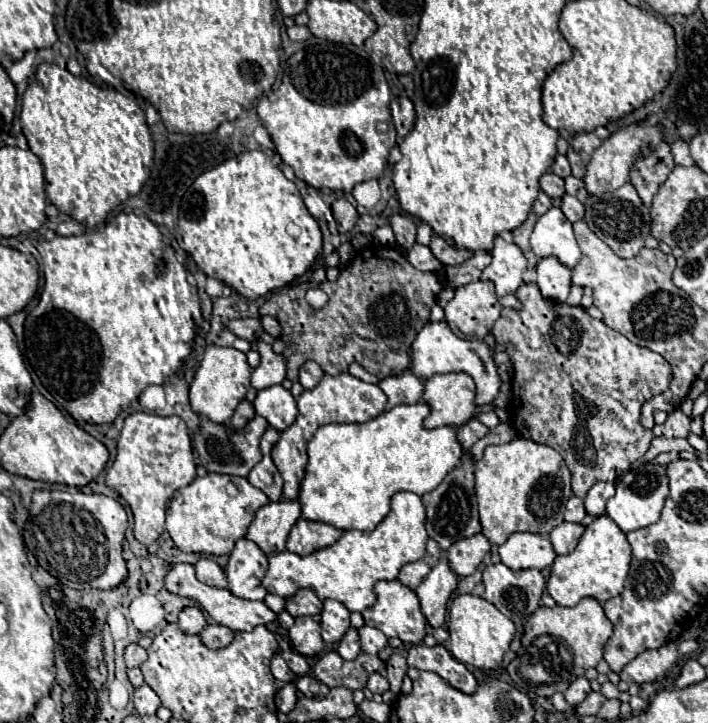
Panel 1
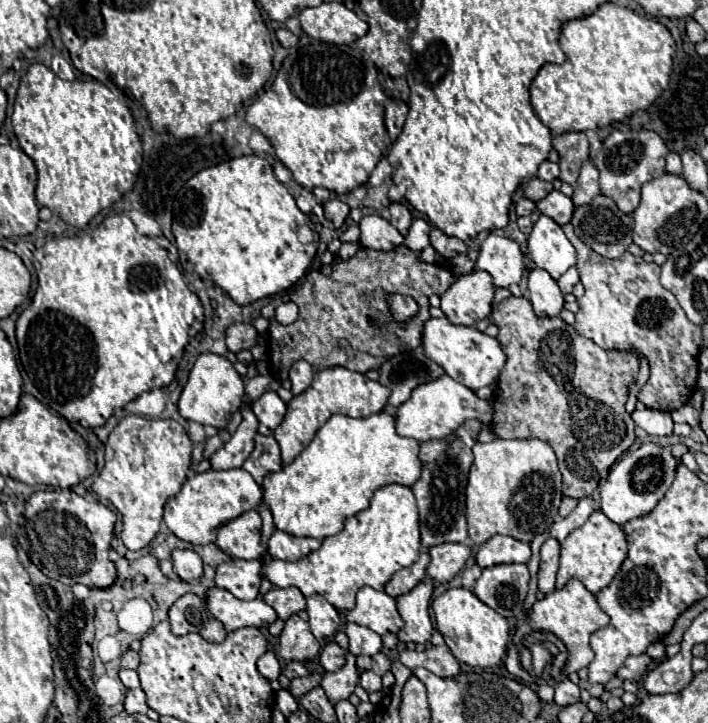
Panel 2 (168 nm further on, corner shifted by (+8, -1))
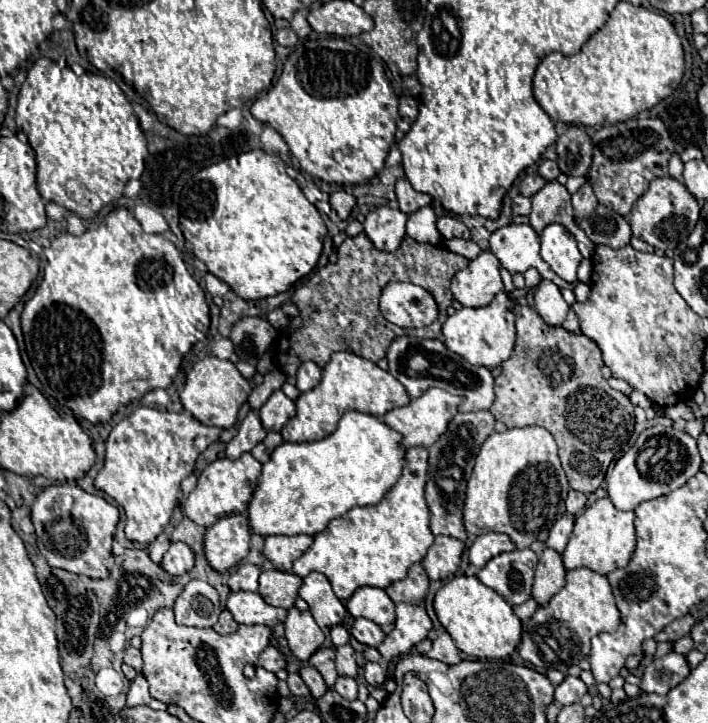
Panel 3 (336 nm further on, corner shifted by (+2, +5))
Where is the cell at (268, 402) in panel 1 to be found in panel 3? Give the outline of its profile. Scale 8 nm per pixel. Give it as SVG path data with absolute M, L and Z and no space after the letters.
M279 389L259 409L261 425L265 431L279 431L295 415L295 403Z

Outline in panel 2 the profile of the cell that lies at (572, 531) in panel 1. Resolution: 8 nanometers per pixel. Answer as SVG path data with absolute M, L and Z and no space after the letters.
M547 539L541 545L541 567L539 567L539 591L551 593L555 589L555 573L559 565L559 541Z

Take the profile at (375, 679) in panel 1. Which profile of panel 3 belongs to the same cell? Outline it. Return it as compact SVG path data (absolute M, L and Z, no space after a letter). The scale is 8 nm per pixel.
M367 663L365 667L365 681L373 687L381 687L385 683L385 677L387 677L387 671L379 665L379 663Z

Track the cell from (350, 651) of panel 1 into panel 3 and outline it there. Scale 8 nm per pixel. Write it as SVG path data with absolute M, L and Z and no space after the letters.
M321 647L321 649L317 649L317 653L313 653L313 657L309 657L307 665L313 665L313 669L317 669L323 675L325 685L329 689L333 689L335 679L337 679L337 671L335 671L335 649L333 647Z

